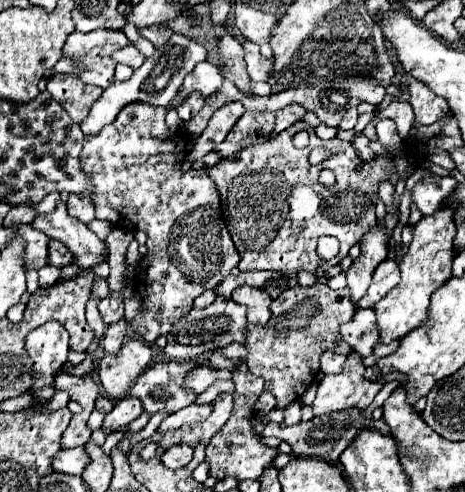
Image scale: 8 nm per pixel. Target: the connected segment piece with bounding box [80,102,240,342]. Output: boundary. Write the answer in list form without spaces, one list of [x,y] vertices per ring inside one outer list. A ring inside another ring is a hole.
[[[146,102],[126,104],[118,112],[114,124],[108,124],[96,136],[84,138],[84,148],[80,152],[82,168],[86,174],[92,176],[96,184],[96,218],[108,220],[110,224],[124,228],[130,228],[129,225],[134,224],[131,227],[148,234],[148,252],[136,266],[134,278],[134,290],[136,296],[140,296],[142,300],[144,314],[138,314],[130,322],[146,342],[154,342],[160,334],[170,332],[174,324],[192,310],[194,298],[206,290],[216,288],[224,278],[230,276],[230,270],[240,262],[240,254],[230,238],[224,216],[220,212],[220,194],[214,186],[214,180],[208,176],[206,170],[190,168],[182,172],[182,162],[178,162],[182,136],[172,132],[166,126],[164,118],[166,108],[162,106],[152,106]]]

